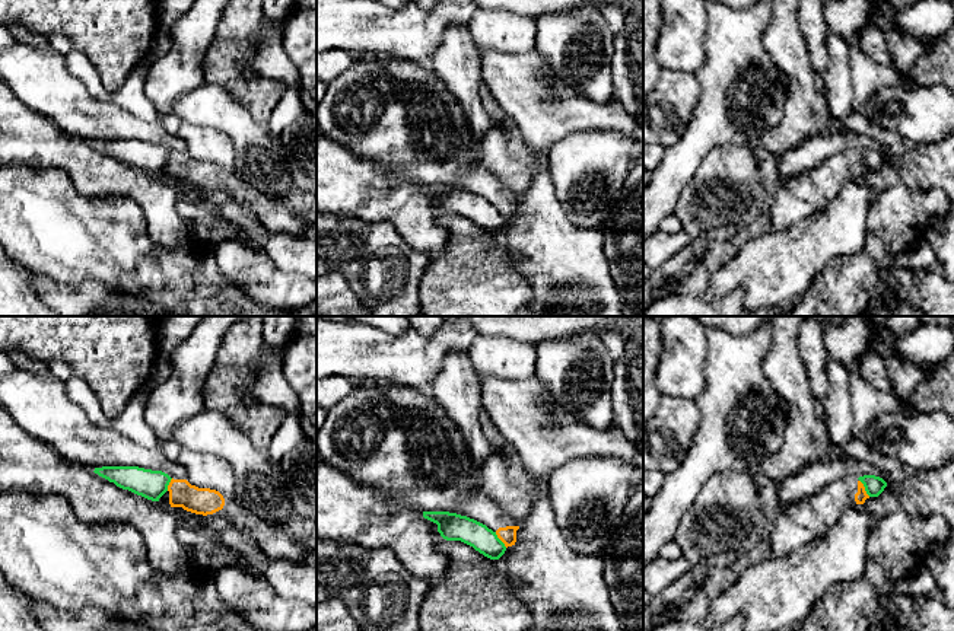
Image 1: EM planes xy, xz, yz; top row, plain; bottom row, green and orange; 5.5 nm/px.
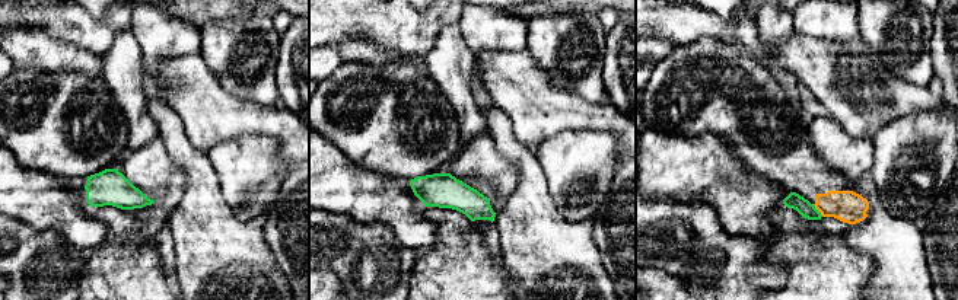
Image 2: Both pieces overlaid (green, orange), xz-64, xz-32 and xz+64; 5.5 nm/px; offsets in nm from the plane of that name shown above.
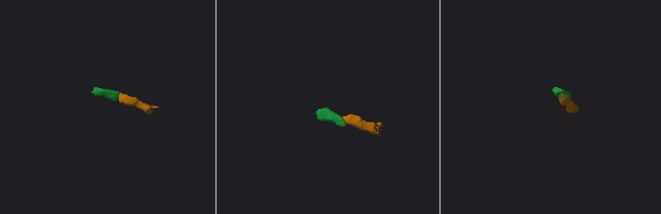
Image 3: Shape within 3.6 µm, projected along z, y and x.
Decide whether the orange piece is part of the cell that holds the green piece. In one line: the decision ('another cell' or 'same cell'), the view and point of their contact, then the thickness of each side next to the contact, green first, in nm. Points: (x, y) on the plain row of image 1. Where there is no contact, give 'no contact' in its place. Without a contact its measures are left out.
another cell; contact yz (865, 162); calibres 110 and 70 nm

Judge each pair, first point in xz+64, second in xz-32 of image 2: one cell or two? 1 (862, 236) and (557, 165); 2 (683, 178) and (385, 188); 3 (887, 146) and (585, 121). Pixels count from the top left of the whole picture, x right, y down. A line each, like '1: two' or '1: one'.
1: two
2: one
3: two

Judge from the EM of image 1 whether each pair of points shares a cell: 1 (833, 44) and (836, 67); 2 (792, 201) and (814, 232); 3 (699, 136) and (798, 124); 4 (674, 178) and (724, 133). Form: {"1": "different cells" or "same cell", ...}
{"1": "same cell", "2": "different cells", "3": "different cells", "4": "same cell"}

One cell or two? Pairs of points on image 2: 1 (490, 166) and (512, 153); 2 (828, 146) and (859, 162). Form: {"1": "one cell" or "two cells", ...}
{"1": "two cells", "2": "one cell"}

